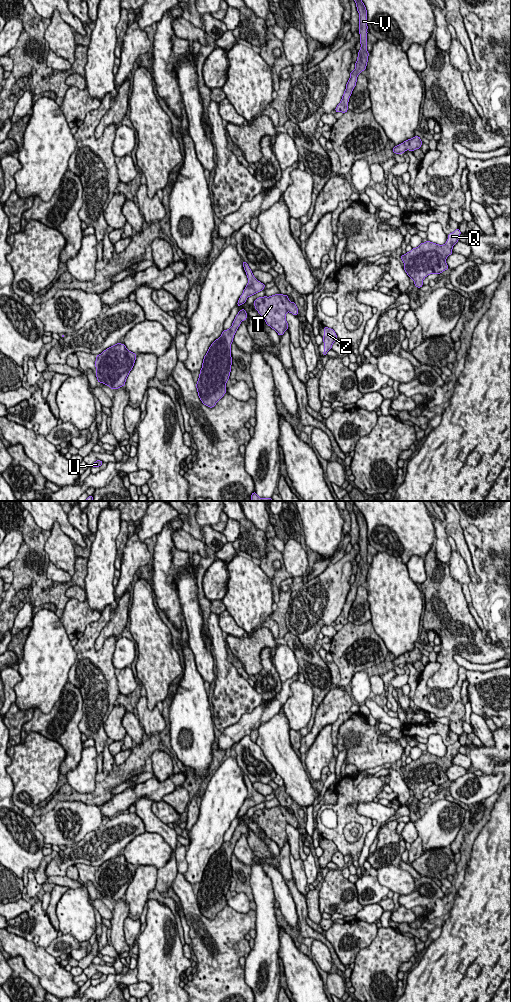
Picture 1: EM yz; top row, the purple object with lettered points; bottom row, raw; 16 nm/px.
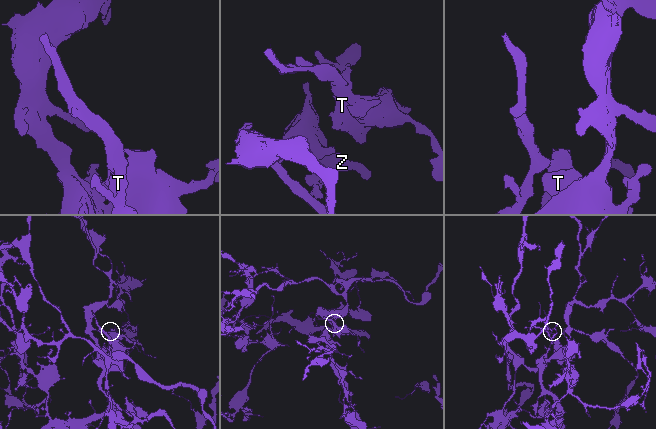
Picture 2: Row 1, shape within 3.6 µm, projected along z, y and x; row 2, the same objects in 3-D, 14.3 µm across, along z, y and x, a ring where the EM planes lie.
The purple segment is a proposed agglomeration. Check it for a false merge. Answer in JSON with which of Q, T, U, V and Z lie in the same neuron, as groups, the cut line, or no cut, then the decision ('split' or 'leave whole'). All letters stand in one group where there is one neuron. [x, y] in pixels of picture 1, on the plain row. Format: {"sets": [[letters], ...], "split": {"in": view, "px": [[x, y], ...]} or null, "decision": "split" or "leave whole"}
{"sets": [["Q", "T", "U", "V", "Z"]], "split": null, "decision": "leave whole"}

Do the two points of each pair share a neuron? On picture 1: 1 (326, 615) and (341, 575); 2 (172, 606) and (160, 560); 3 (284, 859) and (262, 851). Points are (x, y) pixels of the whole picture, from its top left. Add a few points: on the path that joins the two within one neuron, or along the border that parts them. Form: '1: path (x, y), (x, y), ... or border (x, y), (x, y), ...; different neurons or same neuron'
1: path (326, 605), (329, 599), (329, 589), (332, 585); same neuron
2: path (167, 595), (164, 586), (164, 571); same neuron
3: border (277, 857), (281, 870); different neurons

